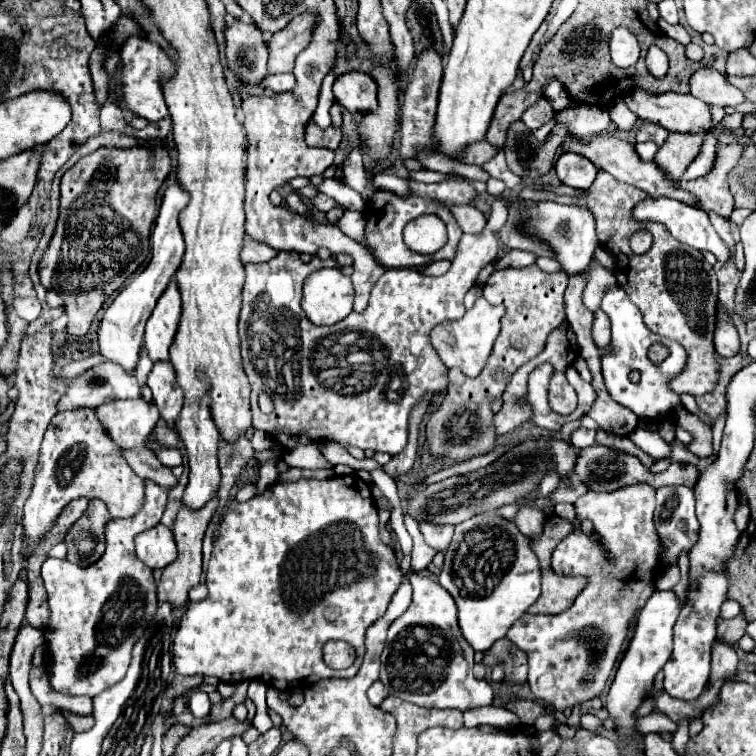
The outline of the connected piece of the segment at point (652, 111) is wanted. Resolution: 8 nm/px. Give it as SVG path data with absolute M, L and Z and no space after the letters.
M634 88L624 96L626 106L644 122L654 122L664 126L668 132L706 132L710 128L710 110L708 106L694 98L692 94L678 94L678 92L662 92L658 96L650 96L642 88Z

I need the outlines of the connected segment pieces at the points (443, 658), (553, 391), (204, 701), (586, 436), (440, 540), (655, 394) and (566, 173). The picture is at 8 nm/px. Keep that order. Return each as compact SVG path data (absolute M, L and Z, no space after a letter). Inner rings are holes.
M414 574L410 580L414 590L412 604L406 614L388 628L388 640L382 650L380 682L390 694L425 708L454 708L465 712L468 708L492 704L492 686L472 676L472 648L460 632L456 602L430 576Z
M554 370L554 376L552 376L550 388L548 388L548 400L550 400L550 406L554 412L572 414L576 410L578 398L576 398L574 388L568 384L564 372L566 370Z
M194 692L192 698L190 698L190 710L192 710L192 716L196 720L206 720L208 712L210 712L210 700L208 700L208 694L204 692Z
M580 428L572 434L572 444L576 448L584 448L584 446L592 446L594 444L594 436L596 436L596 430L588 430L588 428Z
M420 524L420 532L424 534L426 544L438 548L438 550L446 550L450 546L452 534L454 534L454 526L436 526L436 524Z
M612 286L604 292L602 310L608 314L608 318L612 322L612 342L610 344L614 346L614 354L602 356L602 374L604 374L610 396L620 406L632 410L642 422L654 422L654 424L658 424L662 420L674 422L678 408L682 408L682 400L680 400L680 394L672 392L670 382L685 368L686 360L688 360L686 350L676 340L662 338L662 336L656 336L654 332L650 332L646 328L646 324L642 322L640 310L628 300L626 292L622 292L620 286ZM654 342L662 342L670 348L670 356L660 366L654 366L648 360L648 348ZM632 370L638 370L642 374L640 384L630 382L628 374Z
M564 152L558 158L554 168L556 168L556 174L562 184L566 184L570 188L580 188L580 190L590 188L590 184L596 178L596 172L598 172L590 160L586 160L584 156L578 156L578 154L570 154L570 152Z

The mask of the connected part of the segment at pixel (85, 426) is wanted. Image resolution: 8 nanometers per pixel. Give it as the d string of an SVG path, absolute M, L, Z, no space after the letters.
M94 410L60 412L52 418L44 434L34 474L34 486L24 504L26 552L32 550L38 540L52 528L62 508L66 508L70 500L82 496L104 500L114 520L134 516L134 512L142 508L144 500L142 478L138 478L120 456L120 448L106 436Z

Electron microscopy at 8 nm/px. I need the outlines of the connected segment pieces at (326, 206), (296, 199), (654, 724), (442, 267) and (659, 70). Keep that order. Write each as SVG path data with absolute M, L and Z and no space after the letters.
M316 194L316 196L310 200L310 206L318 208L318 210L330 210L330 208L336 208L336 206L340 206L340 204L338 204L336 200L328 198L326 194Z
M290 192L290 194L286 196L286 204L288 204L290 210L294 210L294 212L298 212L298 214L306 214L306 212L308 212L308 206L302 204L302 200L300 200L300 196L298 196L296 192Z
M652 711L647 716L638 719L636 729L642 735L647 735L648 733L660 731L675 733L678 726L663 712Z
M438 260L438 262L432 262L430 266L422 268L422 274L426 274L426 276L440 276L440 274L444 274L448 268L450 268L450 262L448 262L448 260Z
M652 46L646 56L646 66L654 78L664 78L668 72L668 56L658 46Z

